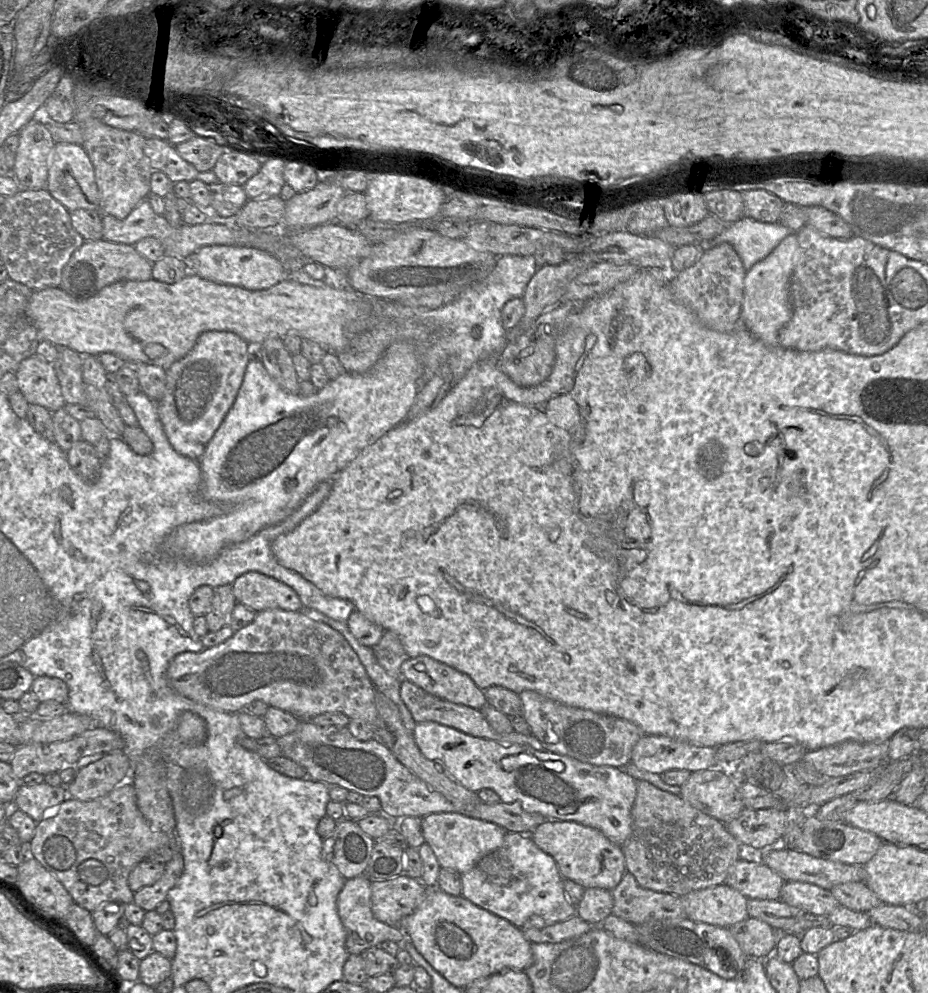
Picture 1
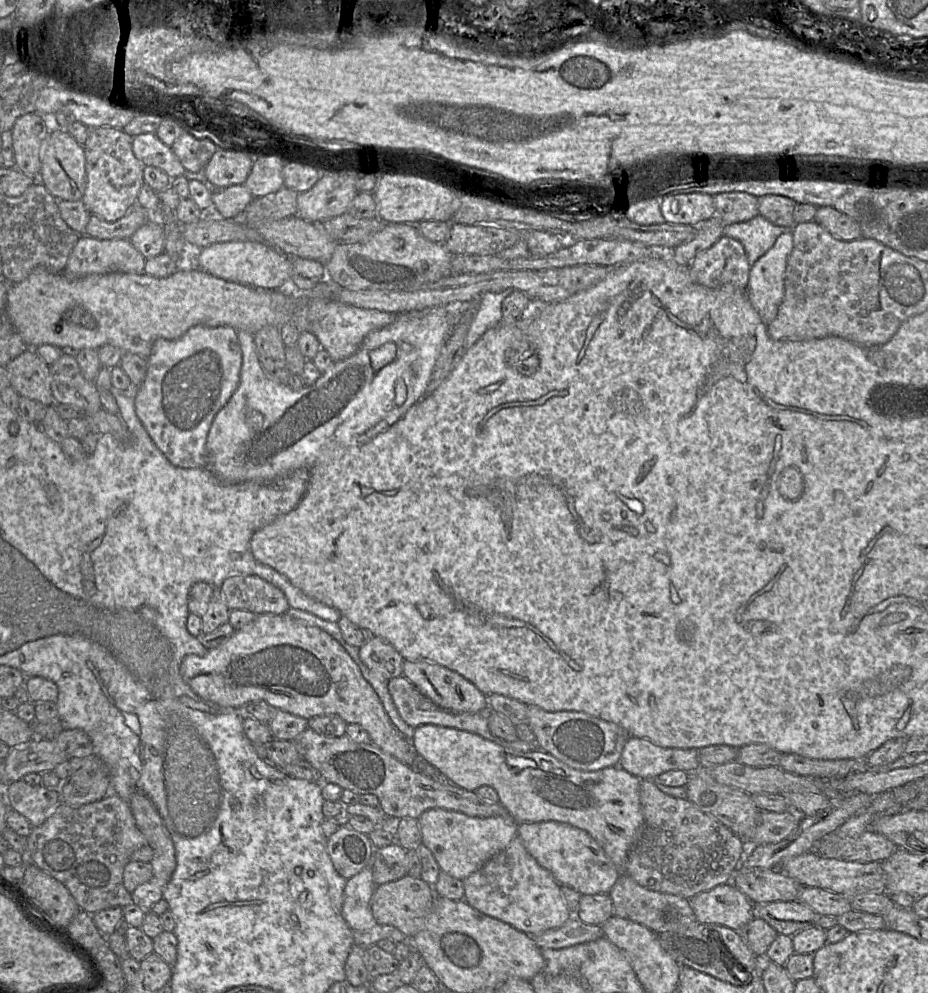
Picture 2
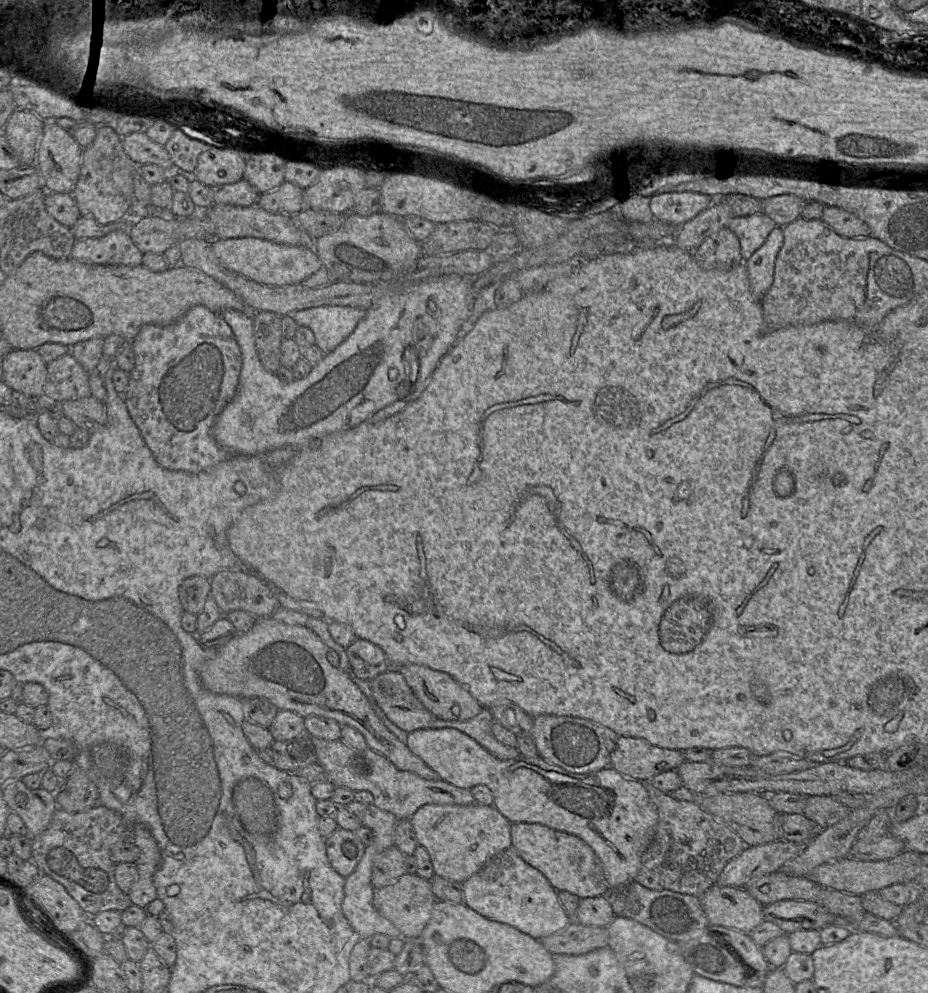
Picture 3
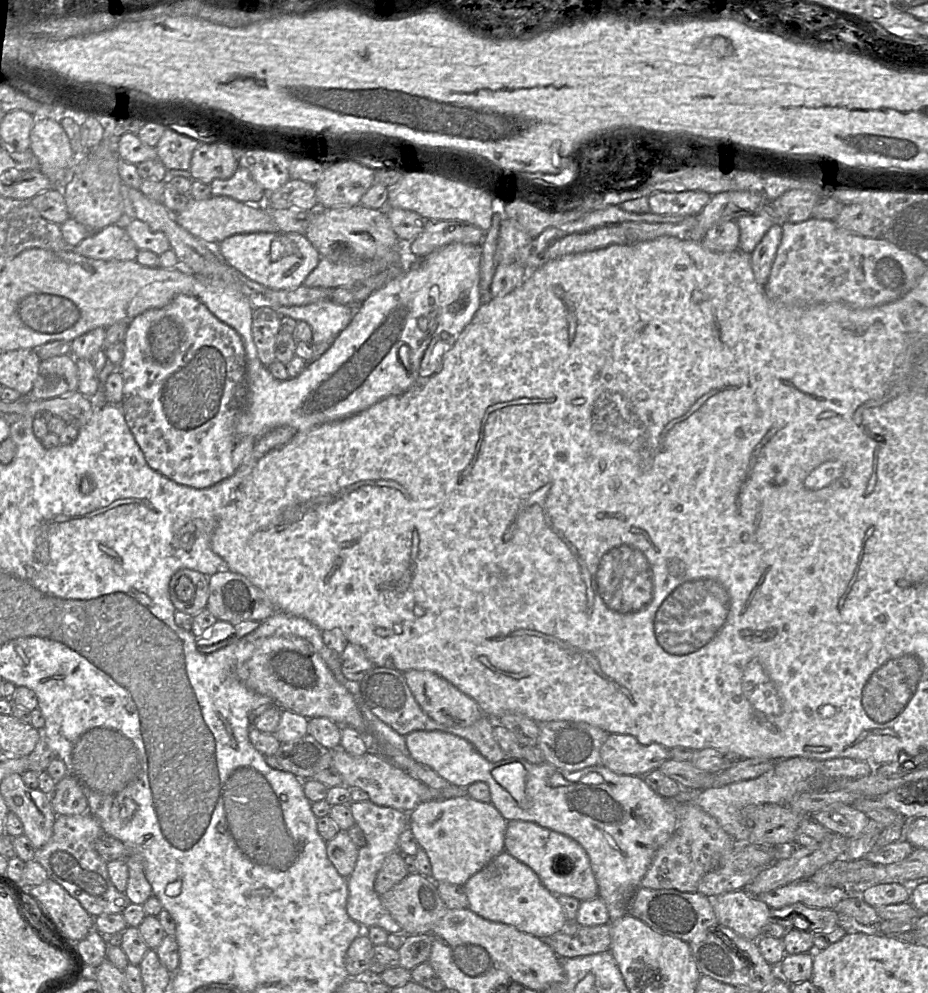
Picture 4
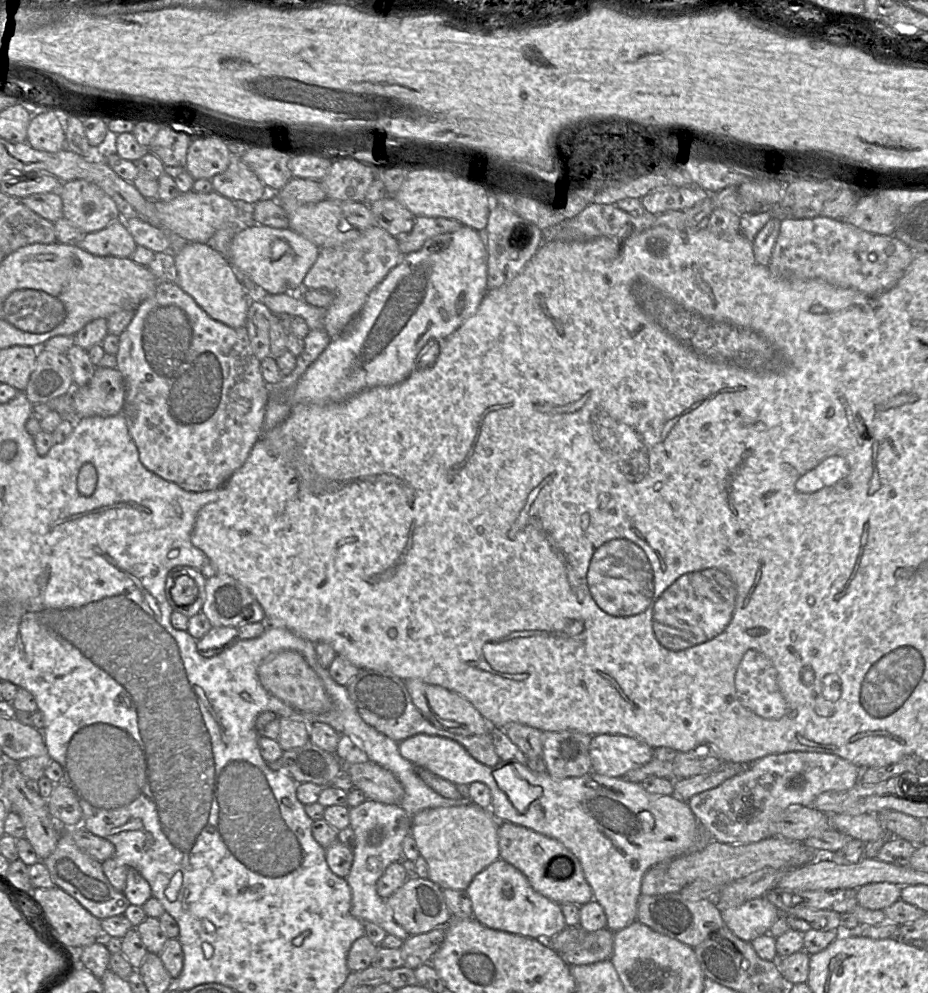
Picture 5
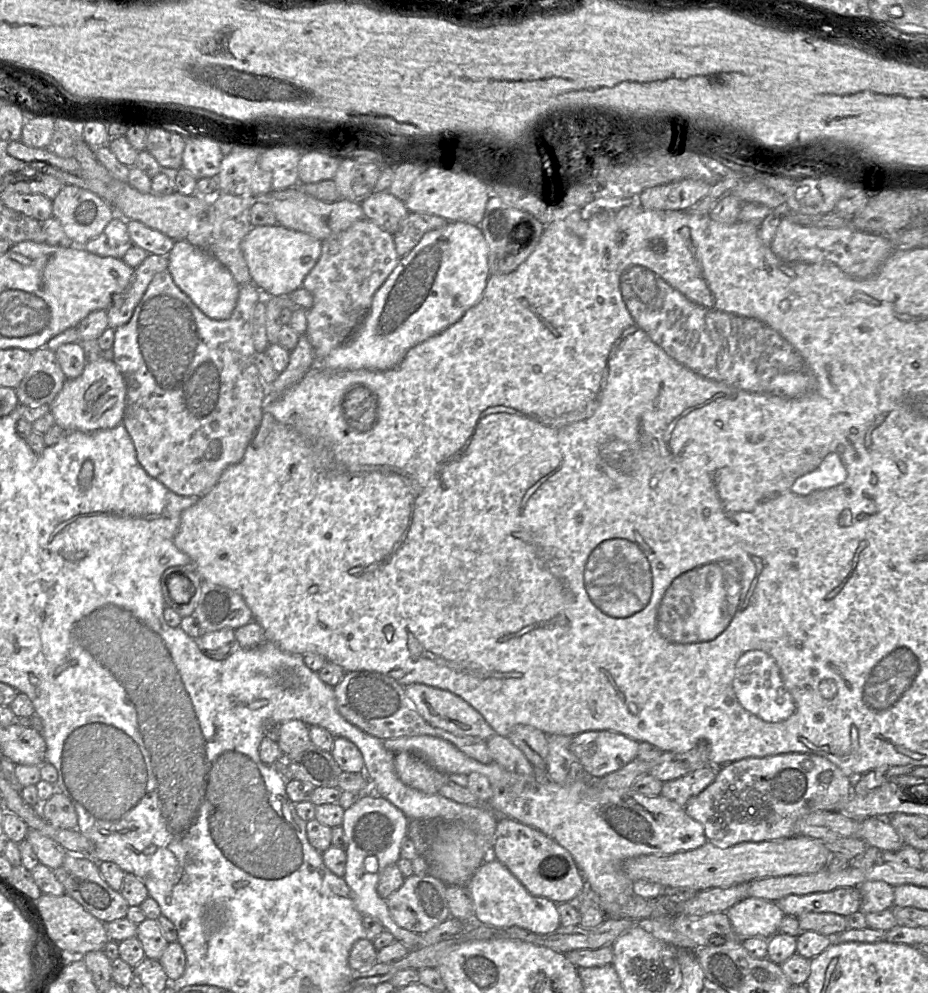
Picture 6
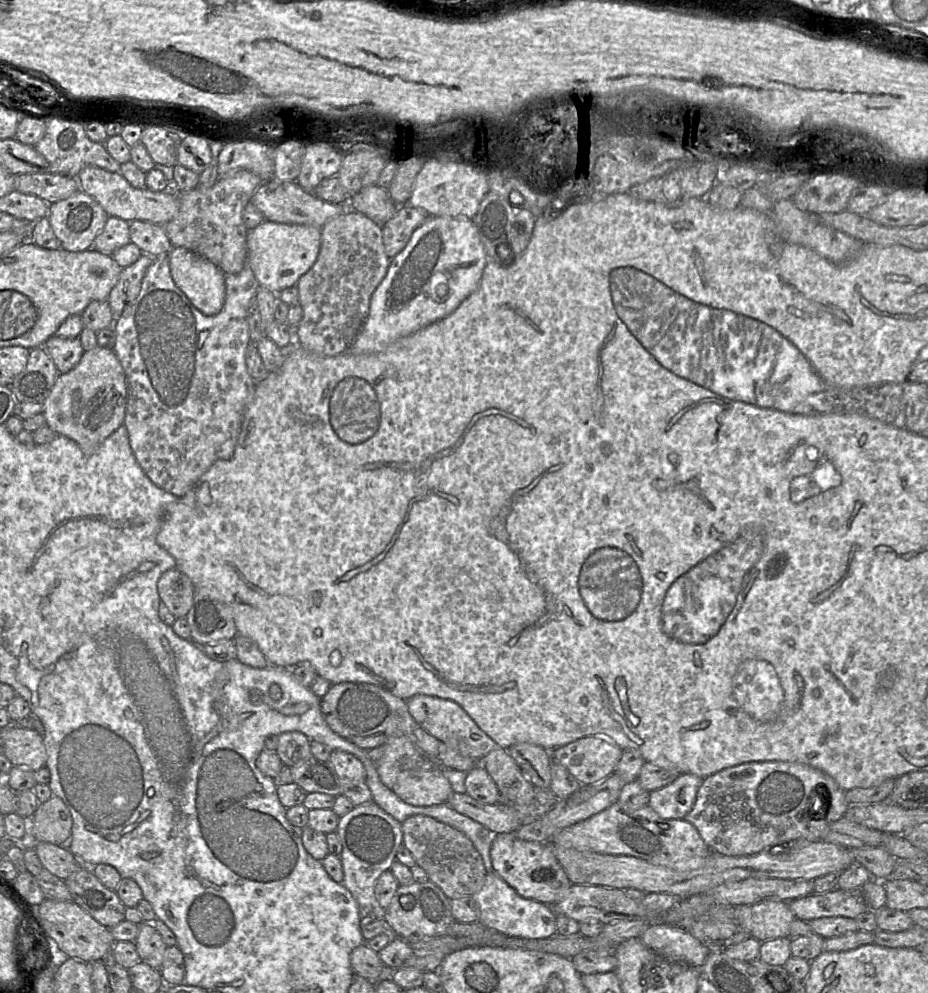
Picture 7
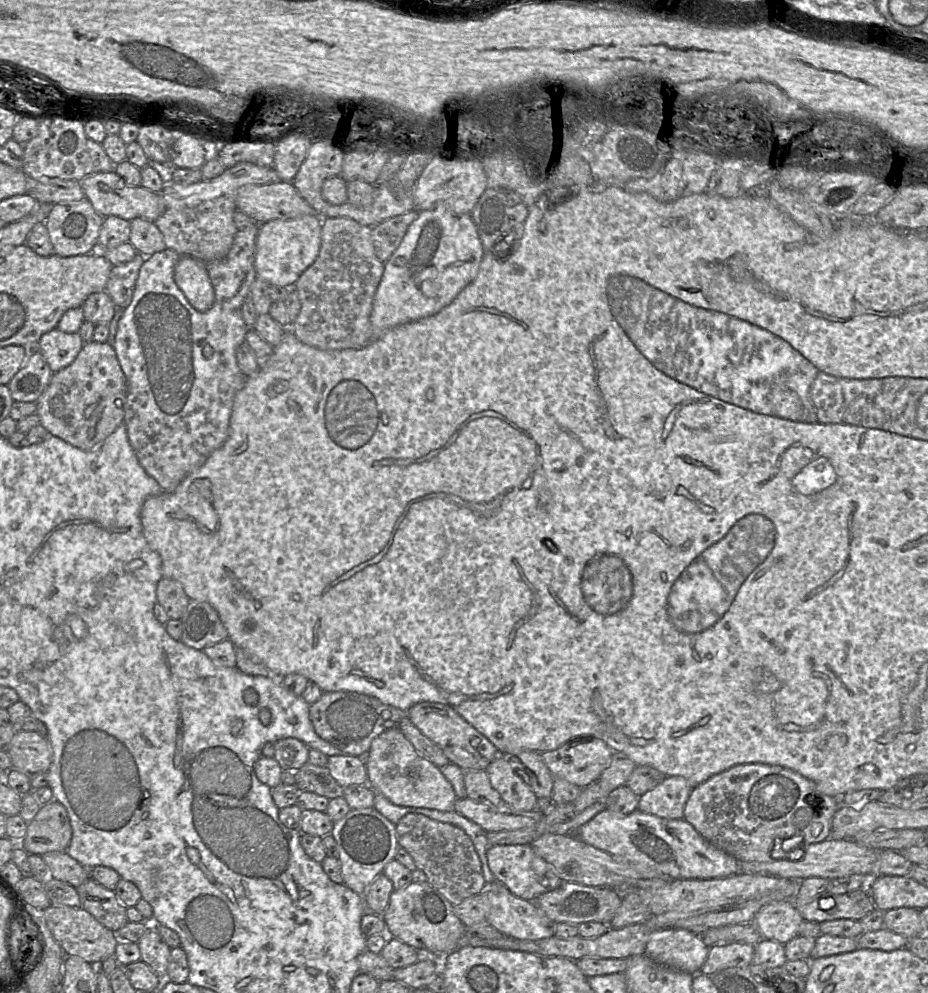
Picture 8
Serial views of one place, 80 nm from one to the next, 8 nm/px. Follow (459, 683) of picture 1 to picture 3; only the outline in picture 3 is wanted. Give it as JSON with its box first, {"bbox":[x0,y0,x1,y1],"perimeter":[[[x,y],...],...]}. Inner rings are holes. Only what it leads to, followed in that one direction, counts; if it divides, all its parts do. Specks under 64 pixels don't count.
{"bbox":[395,664,483,721],"perimeter":[[[416,664],[395,668],[402,674],[424,707],[442,720],[466,721],[478,715],[483,708],[470,692],[445,672]]]}

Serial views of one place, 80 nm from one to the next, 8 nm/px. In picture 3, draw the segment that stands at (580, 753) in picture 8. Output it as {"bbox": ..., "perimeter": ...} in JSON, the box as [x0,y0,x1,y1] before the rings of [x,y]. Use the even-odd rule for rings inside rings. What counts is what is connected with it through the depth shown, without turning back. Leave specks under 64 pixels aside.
{"bbox":[609,736,685,782],"perimeter":[[[619,736],[609,766],[625,777],[648,782],[661,772],[675,770],[685,761],[681,750],[661,748],[642,738]]]}

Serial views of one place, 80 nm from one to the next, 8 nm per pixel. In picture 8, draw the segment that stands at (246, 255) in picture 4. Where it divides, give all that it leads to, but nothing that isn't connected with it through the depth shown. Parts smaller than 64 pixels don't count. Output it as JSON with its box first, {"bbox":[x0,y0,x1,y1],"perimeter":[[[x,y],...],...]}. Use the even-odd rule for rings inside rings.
{"bbox":[255,214,322,287],"perimeter":[[[317,214],[275,219],[260,224],[255,252],[257,277],[270,285],[293,287],[300,275],[316,260],[321,246],[322,219]]]}

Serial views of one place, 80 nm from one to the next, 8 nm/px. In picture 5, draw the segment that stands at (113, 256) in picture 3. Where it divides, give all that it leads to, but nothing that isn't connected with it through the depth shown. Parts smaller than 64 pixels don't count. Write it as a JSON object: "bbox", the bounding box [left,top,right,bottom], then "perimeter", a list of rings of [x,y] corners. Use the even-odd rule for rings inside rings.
{"bbox":[78,218,137,258],"perimeter":[[[121,218],[97,232],[88,233],[78,245],[95,256],[130,258],[137,245]]]}

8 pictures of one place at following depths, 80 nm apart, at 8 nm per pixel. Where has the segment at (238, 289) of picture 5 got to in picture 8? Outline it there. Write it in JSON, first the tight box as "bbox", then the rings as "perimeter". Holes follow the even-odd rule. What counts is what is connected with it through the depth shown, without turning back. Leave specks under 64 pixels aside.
{"bbox":[174,256,215,311],"perimeter":[[[182,256],[174,269],[174,280],[190,305],[198,311],[209,310],[215,300],[205,262]]]}

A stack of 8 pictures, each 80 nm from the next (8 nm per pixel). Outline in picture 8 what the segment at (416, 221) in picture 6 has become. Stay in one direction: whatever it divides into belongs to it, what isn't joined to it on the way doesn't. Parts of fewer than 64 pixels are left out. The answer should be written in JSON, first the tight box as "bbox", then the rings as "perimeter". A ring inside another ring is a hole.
{"bbox":[371,209,419,262],"perimeter":[[[417,209],[391,217],[371,227],[371,237],[375,254],[379,260],[386,262],[401,244],[409,226],[419,215]]]}

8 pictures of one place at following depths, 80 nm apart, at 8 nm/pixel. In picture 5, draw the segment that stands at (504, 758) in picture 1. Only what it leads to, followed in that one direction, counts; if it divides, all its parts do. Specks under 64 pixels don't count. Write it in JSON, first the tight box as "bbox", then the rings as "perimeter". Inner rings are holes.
{"bbox":[399,734,700,932],"perimeter":[[[417,734],[399,742],[399,752],[403,758],[412,762],[416,767],[423,767],[439,777],[454,783],[455,785],[470,785],[476,781],[486,784],[491,792],[490,810],[498,821],[511,822],[521,825],[561,842],[579,860],[585,879],[592,889],[594,897],[593,900],[597,901],[603,907],[607,918],[606,927],[612,932],[616,932],[624,927],[627,927],[637,920],[637,904],[639,896],[641,895],[641,883],[645,873],[651,867],[662,861],[670,861],[676,857],[689,854],[688,851],[694,846],[700,834],[699,822],[692,813],[686,801],[682,801],[672,795],[663,796],[650,794],[641,786],[640,783],[628,781],[623,777],[607,777],[594,771],[590,771],[580,777],[556,779],[551,777],[548,772],[536,773],[531,771],[526,765],[522,765],[517,762],[500,761],[494,766],[487,766],[473,758],[458,742],[445,737],[427,734]]]}

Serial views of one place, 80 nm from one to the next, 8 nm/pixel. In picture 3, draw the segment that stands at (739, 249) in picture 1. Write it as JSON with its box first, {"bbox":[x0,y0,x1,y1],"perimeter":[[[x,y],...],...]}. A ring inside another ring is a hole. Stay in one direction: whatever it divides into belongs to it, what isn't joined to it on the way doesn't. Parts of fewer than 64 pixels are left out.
{"bbox":[728,213,777,262],"perimeter":[[[764,213],[733,217],[728,228],[737,236],[741,245],[741,257],[746,262],[765,242],[777,224]]]}

